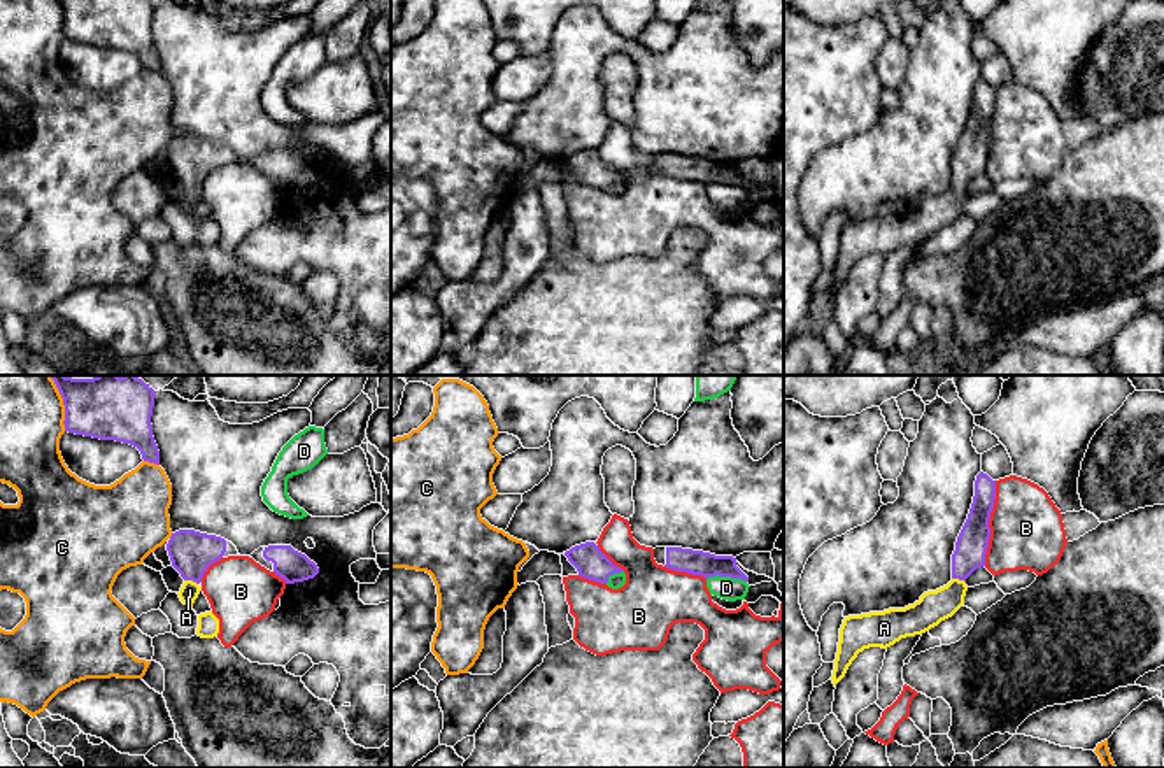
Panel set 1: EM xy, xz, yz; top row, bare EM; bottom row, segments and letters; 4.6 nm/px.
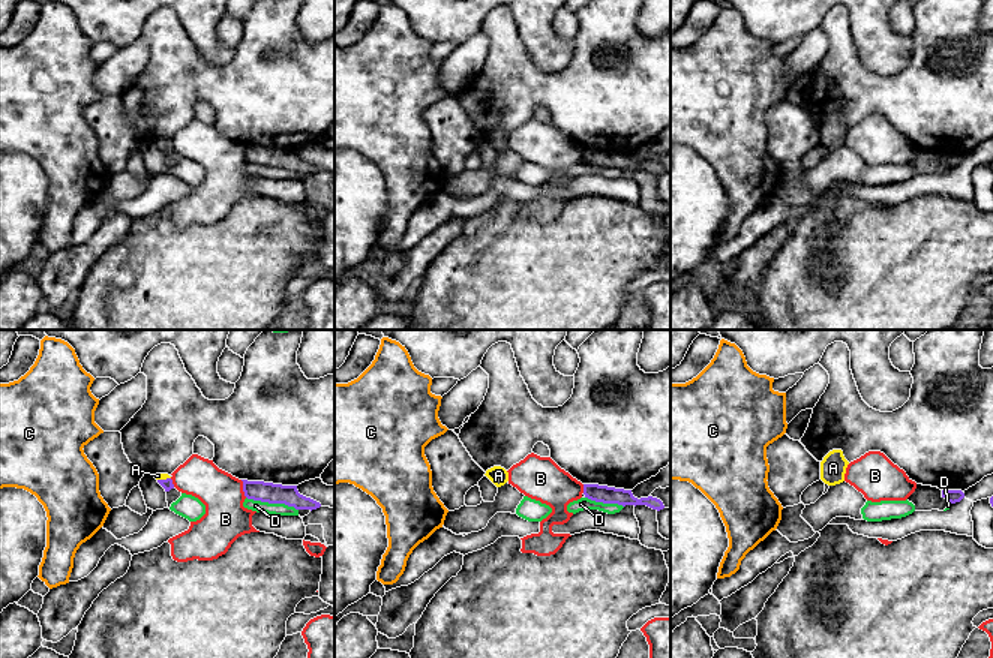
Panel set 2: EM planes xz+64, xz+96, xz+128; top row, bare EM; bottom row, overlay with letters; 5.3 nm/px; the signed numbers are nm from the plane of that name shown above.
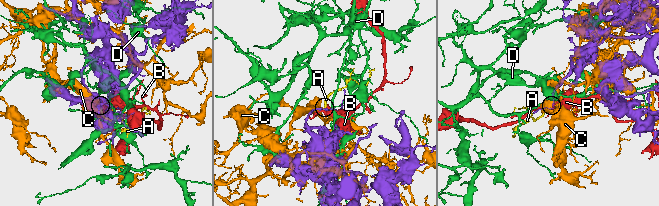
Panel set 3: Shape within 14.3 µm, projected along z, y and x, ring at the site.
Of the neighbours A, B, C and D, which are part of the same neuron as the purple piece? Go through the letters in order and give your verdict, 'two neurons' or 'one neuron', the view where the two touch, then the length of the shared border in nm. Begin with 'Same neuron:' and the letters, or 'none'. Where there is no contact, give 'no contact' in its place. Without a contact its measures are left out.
Same neuron: A
A: one neuron | xy | 70 nm
B: two neurons | yz | 400 nm
C: two neurons | xy | 80 nm
D: two neurons | xz | 190 nm

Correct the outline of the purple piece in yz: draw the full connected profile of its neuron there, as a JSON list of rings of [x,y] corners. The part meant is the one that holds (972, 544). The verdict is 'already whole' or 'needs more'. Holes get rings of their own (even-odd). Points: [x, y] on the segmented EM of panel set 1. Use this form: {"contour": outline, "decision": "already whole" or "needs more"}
{"contour": [[[980,472],[975,480],[975,496],[968,519],[955,542],[952,580],[947,586],[924,593],[919,601],[905,608],[889,608],[843,619],[831,677],[834,687],[864,649],[887,649],[901,638],[922,635],[952,617],[964,605],[966,579],[976,568],[985,566],[990,538],[989,519],[994,500],[996,480]]], "decision": "needs more"}

